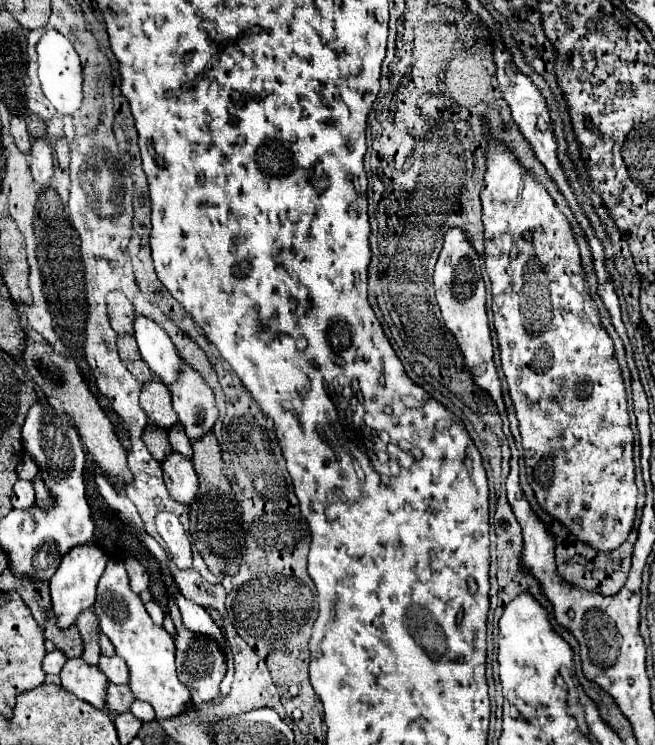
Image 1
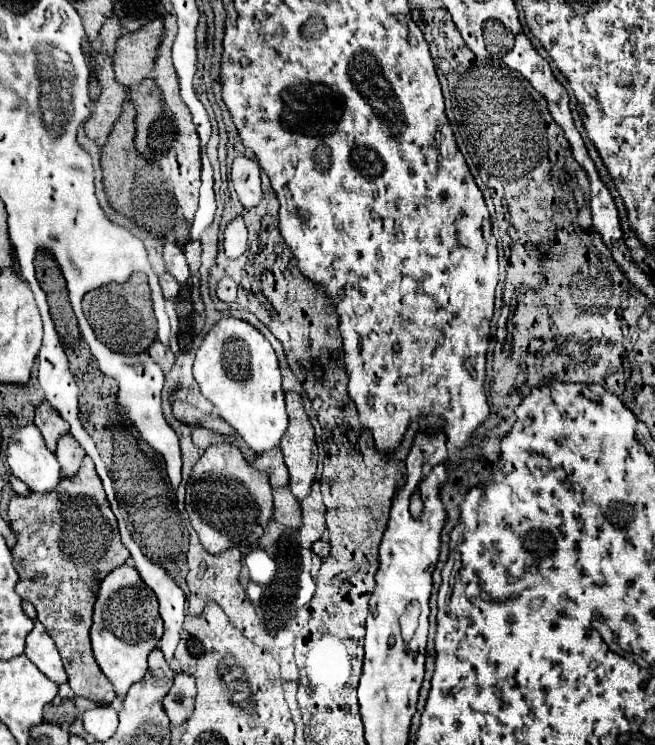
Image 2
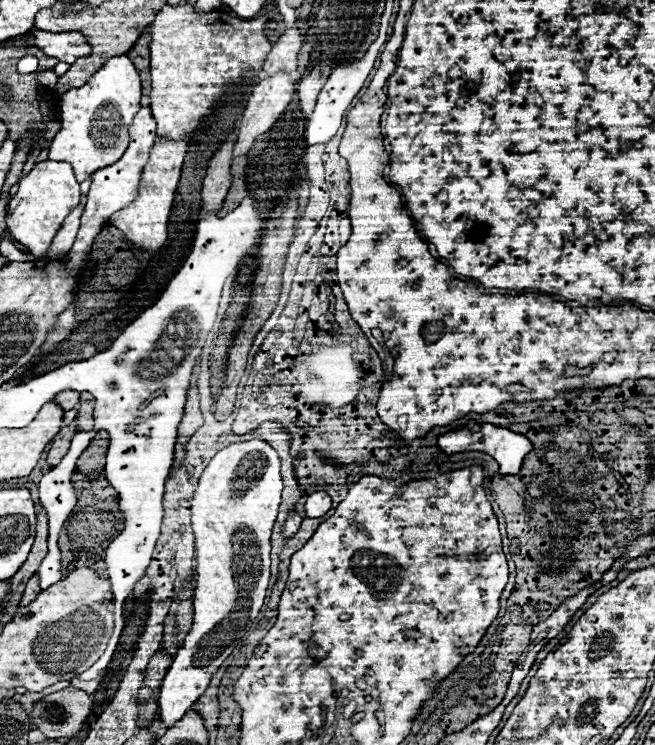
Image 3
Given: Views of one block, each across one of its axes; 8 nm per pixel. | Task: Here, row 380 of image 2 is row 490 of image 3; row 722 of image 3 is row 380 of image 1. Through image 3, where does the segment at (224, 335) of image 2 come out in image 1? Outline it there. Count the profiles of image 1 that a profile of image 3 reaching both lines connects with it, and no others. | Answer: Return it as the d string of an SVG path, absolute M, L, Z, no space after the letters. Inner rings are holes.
M138 314L134 318L134 338L148 368L156 372L164 380L164 384L172 384L178 376L182 360L178 358L168 334L154 320Z

